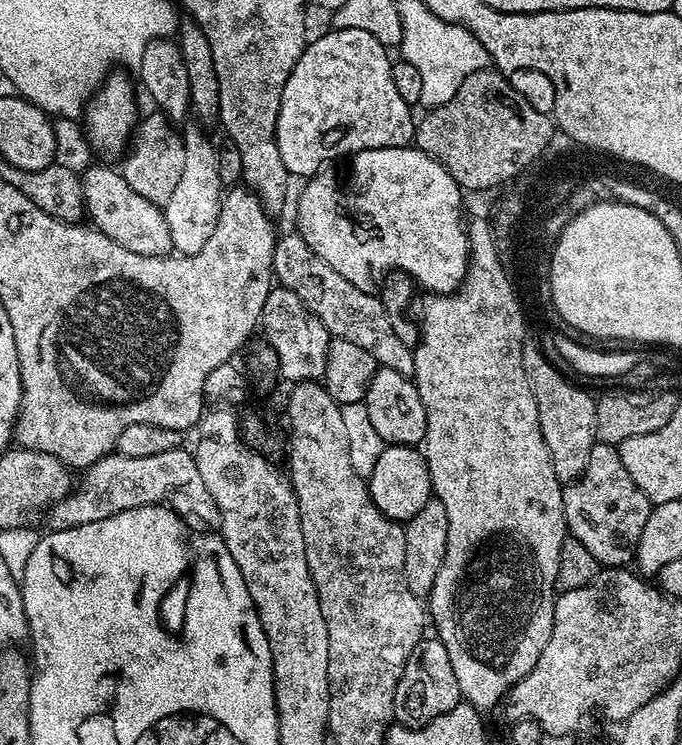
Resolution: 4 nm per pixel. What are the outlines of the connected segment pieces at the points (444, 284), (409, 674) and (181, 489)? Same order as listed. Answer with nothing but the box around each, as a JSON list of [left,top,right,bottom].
[[295,146,468,293],[392,638,462,728],[47,447,220,528]]

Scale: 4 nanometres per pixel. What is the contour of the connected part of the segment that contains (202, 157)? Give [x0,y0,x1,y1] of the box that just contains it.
[162,124,222,256]

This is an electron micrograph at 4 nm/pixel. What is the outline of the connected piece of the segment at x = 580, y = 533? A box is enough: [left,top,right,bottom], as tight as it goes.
[563,442,653,568]

